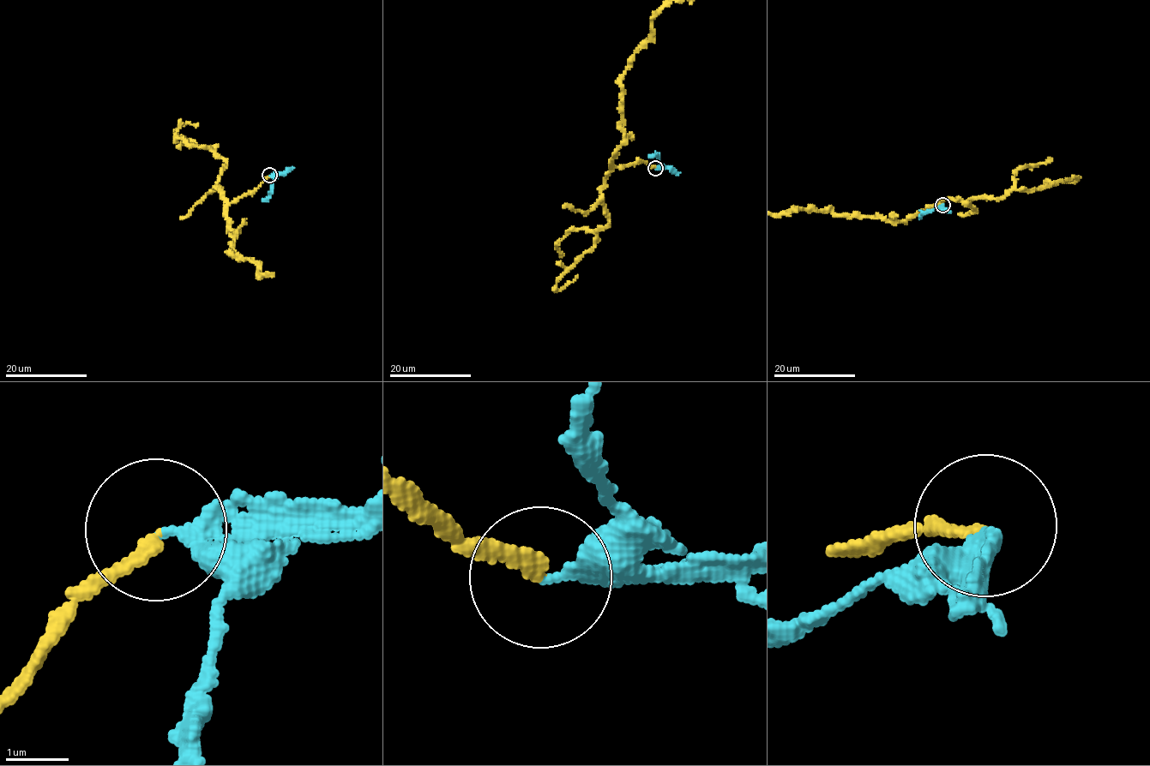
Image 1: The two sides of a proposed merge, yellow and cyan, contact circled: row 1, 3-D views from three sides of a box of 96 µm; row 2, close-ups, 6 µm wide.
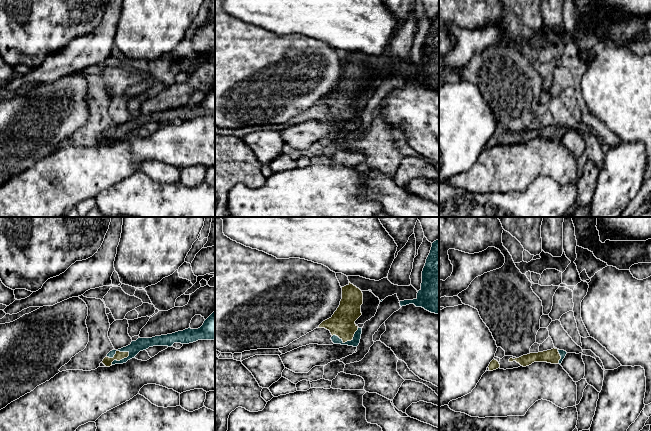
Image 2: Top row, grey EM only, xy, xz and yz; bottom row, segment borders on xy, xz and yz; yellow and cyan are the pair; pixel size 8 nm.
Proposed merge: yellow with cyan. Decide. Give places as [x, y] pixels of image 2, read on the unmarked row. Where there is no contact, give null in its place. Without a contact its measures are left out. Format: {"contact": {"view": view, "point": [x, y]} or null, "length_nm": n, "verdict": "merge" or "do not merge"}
{"contact": {"view": "xy", "point": [117, 127]}, "length_nm": 190, "verdict": "merge"}

